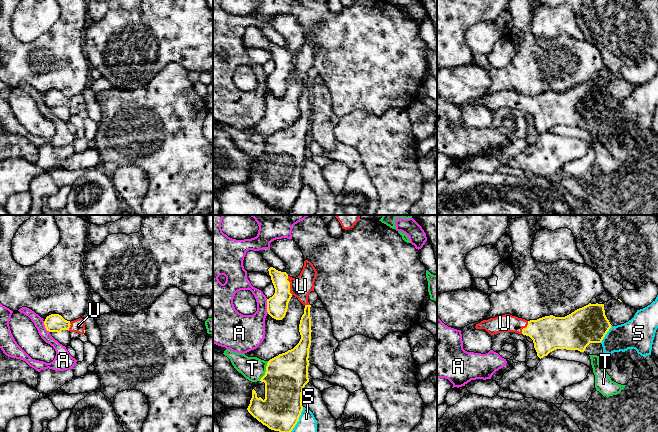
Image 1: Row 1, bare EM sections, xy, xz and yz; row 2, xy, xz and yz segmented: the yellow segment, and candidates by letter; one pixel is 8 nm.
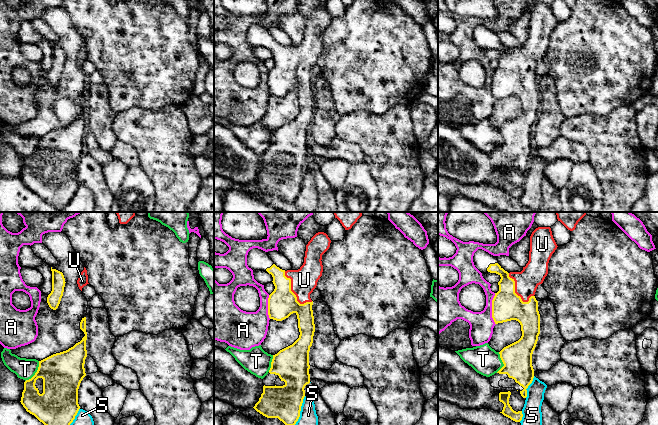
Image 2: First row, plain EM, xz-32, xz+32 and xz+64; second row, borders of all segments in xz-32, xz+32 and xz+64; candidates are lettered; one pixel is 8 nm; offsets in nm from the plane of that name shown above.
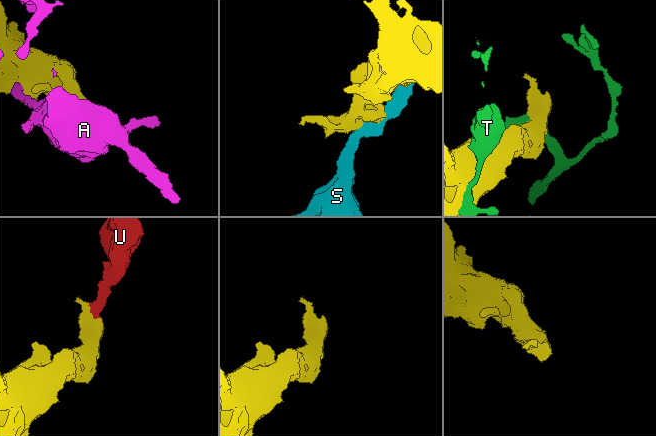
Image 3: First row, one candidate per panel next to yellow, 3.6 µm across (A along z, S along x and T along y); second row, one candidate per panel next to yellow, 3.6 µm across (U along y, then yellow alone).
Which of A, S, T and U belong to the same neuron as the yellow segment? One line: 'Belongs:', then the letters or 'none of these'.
Belongs: U

